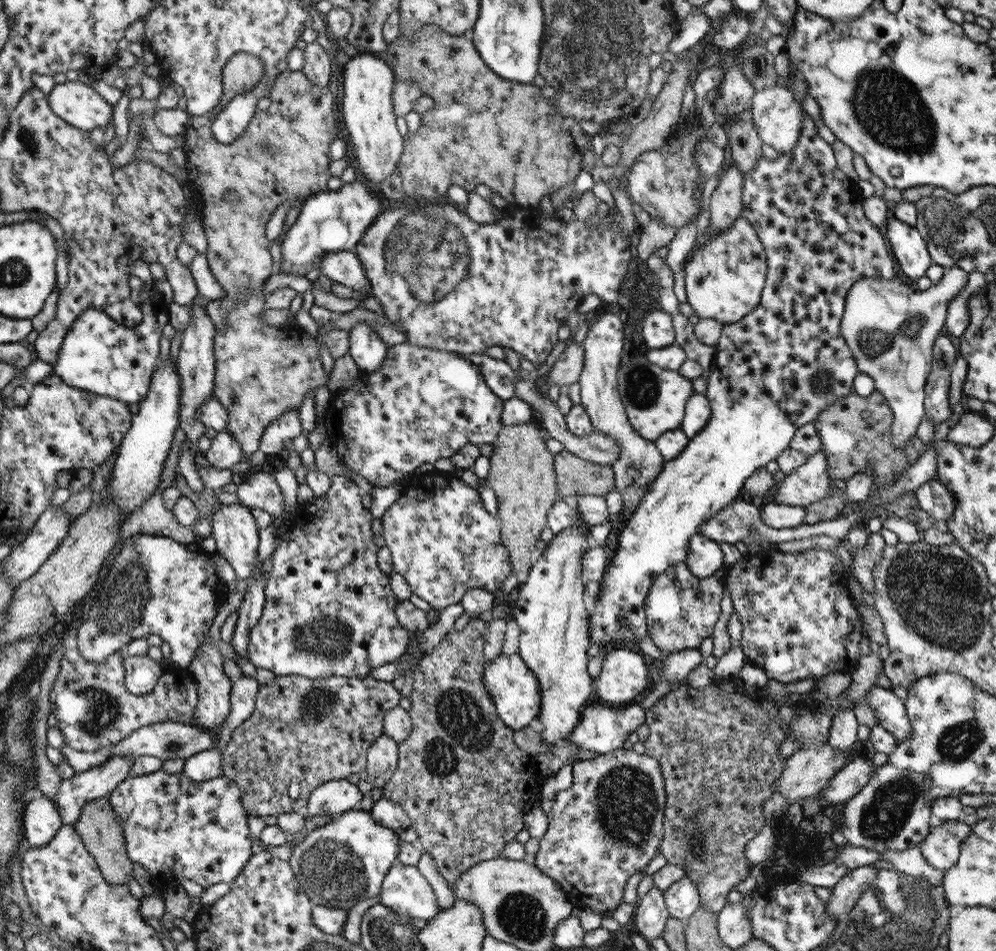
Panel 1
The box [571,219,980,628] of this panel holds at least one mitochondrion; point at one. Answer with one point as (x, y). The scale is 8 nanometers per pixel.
(891, 344)

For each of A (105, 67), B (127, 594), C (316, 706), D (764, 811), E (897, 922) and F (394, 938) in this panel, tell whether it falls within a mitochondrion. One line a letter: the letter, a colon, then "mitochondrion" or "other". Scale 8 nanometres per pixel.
A: other
B: mitochondrion
C: mitochondrion
D: other
E: mitochondrion
F: mitochondrion

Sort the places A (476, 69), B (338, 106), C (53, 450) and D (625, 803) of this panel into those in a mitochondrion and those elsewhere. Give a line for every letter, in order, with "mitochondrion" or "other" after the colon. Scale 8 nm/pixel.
A: other
B: other
C: other
D: mitochondrion

